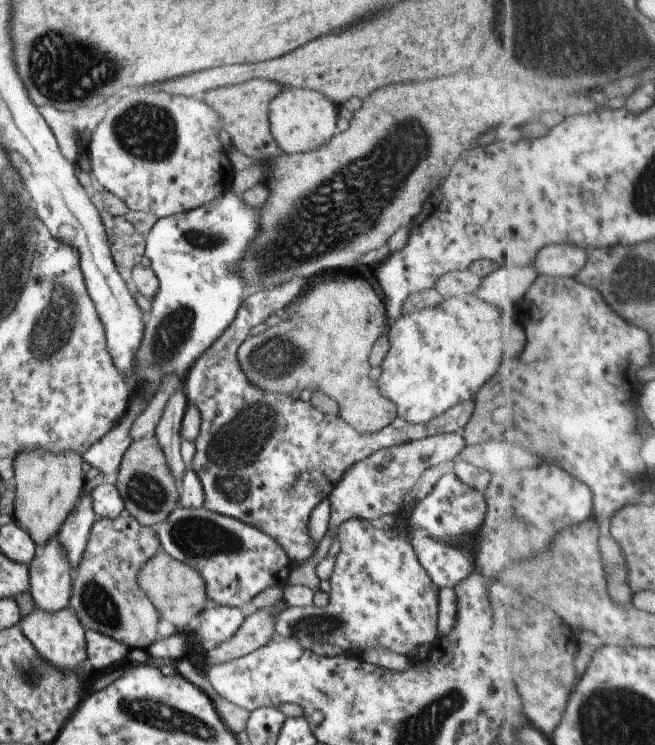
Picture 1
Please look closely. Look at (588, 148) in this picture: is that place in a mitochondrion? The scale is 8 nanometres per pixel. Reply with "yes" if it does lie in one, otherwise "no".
no

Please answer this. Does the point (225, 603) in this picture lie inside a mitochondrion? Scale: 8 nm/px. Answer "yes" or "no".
no

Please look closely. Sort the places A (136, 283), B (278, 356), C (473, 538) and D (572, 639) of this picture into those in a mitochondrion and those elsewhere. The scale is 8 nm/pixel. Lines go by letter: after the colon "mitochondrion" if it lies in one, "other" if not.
A: other
B: mitochondrion
C: other
D: other

